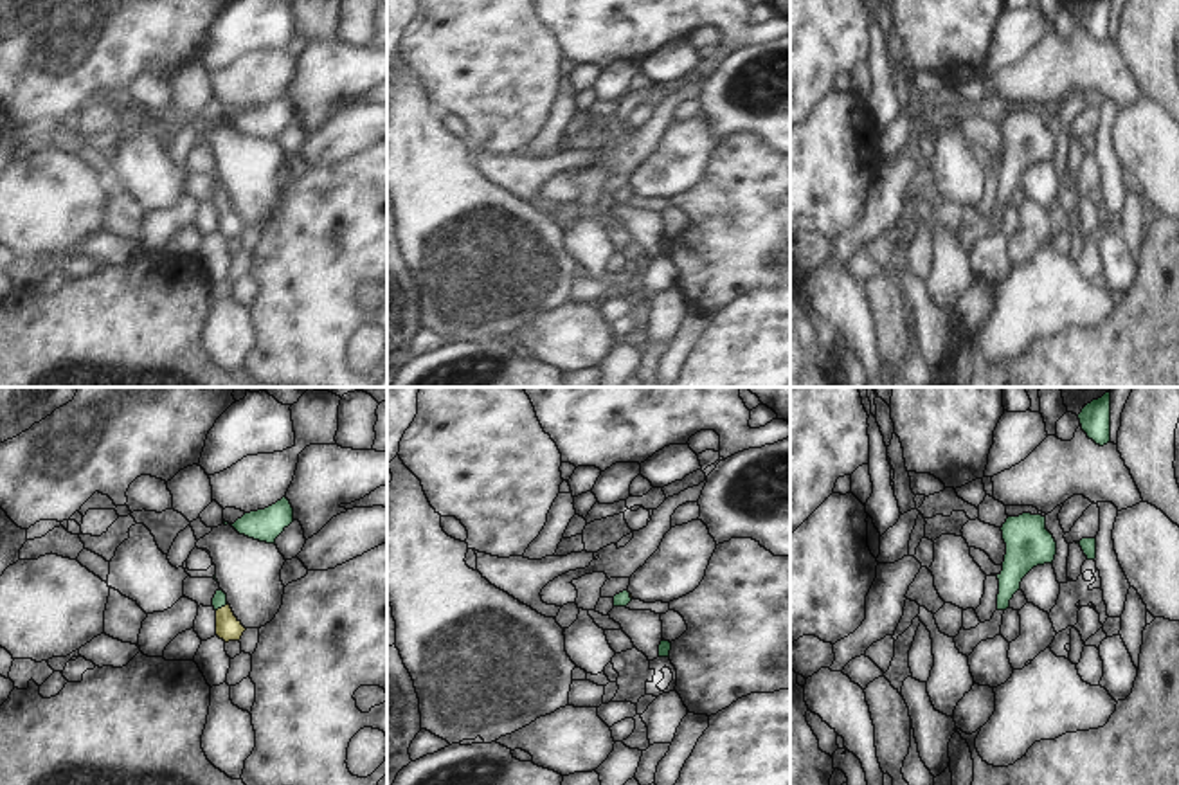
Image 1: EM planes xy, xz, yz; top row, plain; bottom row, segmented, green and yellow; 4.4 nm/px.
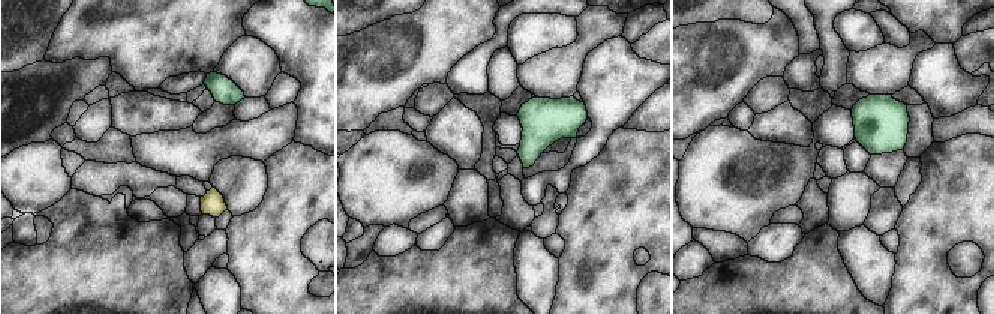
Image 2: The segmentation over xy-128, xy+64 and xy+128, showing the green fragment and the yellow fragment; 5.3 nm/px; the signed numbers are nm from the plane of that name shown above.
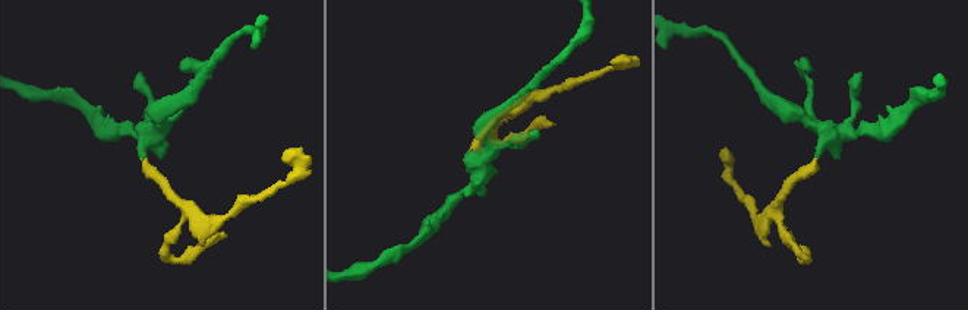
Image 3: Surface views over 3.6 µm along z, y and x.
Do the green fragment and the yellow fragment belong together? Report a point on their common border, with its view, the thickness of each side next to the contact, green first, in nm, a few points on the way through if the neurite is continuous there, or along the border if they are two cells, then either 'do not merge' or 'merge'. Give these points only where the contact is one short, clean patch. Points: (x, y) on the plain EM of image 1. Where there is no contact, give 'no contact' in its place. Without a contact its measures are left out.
contact xy (222, 202); calibres 60 and 110 nm; way xy (220, 195), (222, 202), (227, 224); merge

